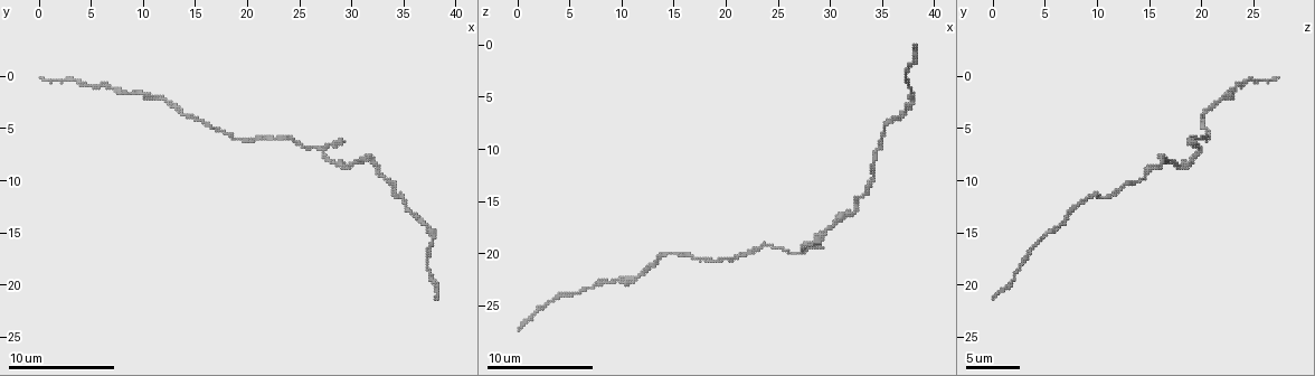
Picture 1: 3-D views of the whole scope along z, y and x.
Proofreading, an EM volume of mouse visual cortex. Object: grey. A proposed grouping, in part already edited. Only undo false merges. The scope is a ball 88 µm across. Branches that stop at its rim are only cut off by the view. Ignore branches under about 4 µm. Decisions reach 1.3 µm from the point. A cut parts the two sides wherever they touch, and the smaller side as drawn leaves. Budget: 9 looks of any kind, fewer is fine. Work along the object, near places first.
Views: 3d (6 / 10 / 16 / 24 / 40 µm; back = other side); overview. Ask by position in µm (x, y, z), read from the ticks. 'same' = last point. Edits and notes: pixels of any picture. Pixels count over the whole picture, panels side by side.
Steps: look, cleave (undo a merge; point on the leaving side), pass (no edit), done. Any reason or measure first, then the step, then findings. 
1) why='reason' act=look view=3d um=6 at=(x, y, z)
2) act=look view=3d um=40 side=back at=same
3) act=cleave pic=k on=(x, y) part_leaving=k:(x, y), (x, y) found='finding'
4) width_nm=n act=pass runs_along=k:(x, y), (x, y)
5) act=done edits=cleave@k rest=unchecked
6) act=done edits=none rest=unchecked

why='thick turns thin' act=look view=3d um=10 at=(37.8, 15.8, 4.6)

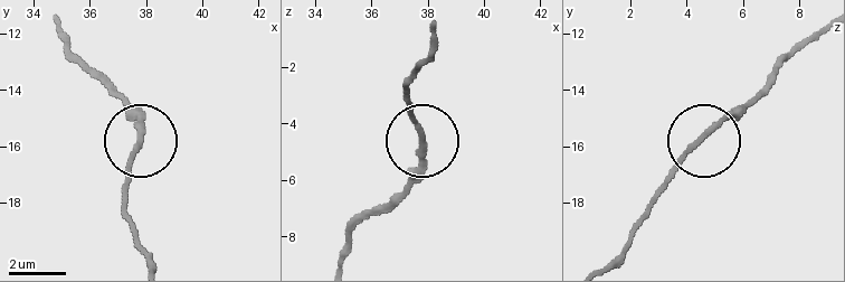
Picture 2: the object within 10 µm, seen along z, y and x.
act=pass runs_along=2:(342, 263), (355, 227), (418, 162), (420, 133), (407, 93) found='all the same neuron'

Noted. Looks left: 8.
why='arms part here' act=look view=3d um=16 at=(26.8, 6.8, 20.2)

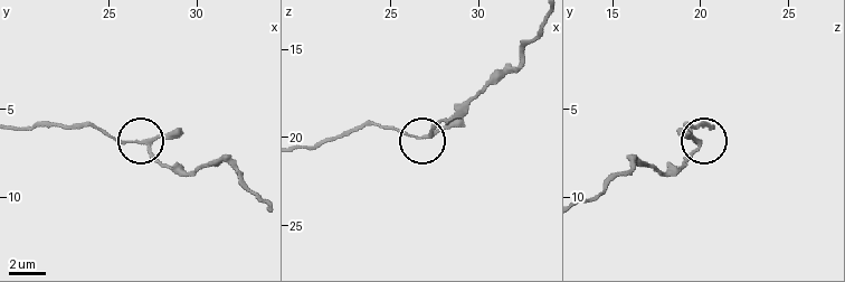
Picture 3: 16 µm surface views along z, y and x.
width_nm=140 act=pass found='continuous, no second neuron'

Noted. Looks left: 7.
act=look view=3d um=10 at=(32.2, 8.6, 15.8)

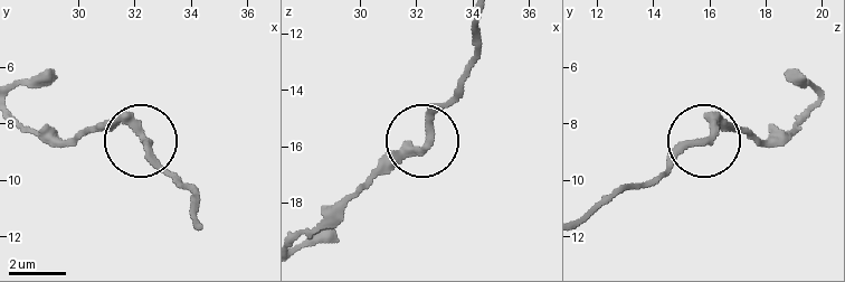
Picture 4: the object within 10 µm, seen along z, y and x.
act=pass runs_along=4:(22, 123), (66, 140), (131, 128), (172, 180) found='all the same neuron'

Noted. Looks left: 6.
why='narrows sharply' act=look view=3d um=10 at=(9.0, 1.4, 22.8)

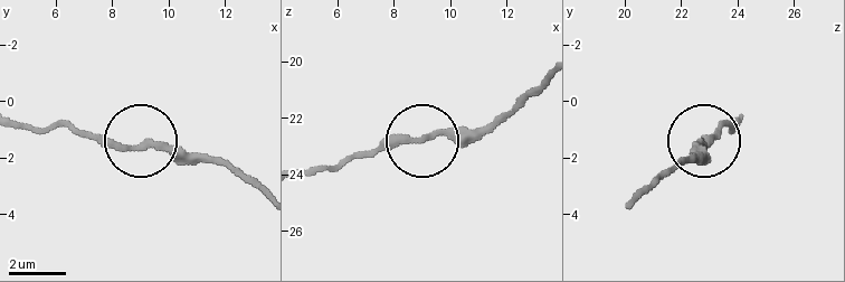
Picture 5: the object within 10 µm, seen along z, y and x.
act=look view=3d um=10 side=back at=(8.8, 1.6, 22.7)

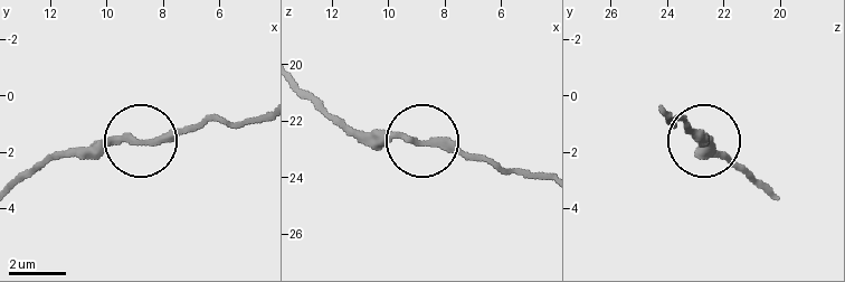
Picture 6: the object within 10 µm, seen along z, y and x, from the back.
act=pass runs_along=6:(305, 90), (349, 127), (449, 143), (484, 158) found='continuous, no second neuron'

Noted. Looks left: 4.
act=done edits=none rest=unchecked

